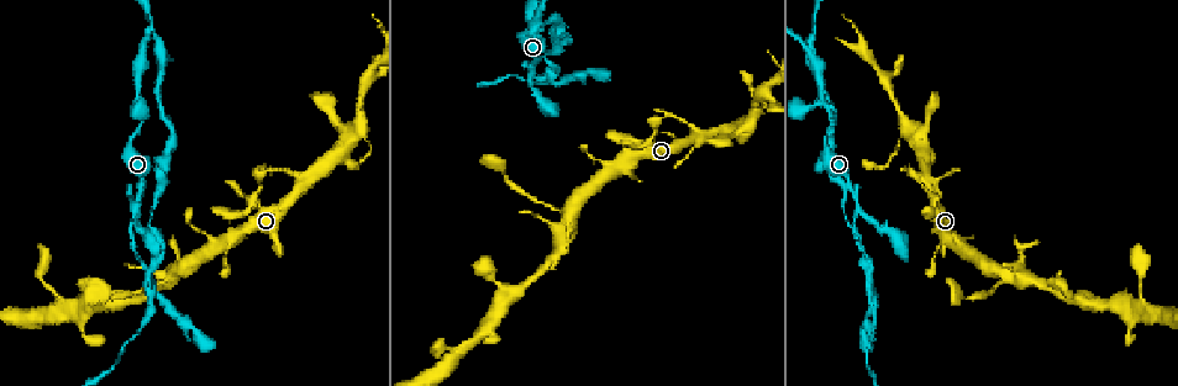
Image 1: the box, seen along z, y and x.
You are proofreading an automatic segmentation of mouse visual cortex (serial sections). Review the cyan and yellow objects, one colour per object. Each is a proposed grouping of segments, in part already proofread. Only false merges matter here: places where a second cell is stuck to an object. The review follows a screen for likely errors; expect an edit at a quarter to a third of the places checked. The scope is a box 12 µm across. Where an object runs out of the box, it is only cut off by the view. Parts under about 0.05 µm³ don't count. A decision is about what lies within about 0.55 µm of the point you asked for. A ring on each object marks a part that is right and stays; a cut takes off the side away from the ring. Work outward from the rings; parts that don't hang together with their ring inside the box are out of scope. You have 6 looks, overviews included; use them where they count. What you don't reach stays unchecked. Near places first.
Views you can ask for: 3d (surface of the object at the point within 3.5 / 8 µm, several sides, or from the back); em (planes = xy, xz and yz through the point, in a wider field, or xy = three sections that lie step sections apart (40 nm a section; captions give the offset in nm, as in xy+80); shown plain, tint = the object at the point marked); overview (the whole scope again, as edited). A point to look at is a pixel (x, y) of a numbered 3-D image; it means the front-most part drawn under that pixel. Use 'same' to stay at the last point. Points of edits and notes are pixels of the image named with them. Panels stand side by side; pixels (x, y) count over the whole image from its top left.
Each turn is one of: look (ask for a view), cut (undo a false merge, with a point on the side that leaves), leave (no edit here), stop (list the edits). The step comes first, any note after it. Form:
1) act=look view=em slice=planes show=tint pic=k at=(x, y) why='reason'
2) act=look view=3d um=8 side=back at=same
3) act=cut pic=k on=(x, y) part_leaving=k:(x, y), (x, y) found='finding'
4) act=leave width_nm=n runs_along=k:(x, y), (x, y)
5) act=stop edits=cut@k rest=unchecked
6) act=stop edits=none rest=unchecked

act=look view=3d um=8 pic=1 at=(362, 131) why='sharp bend'

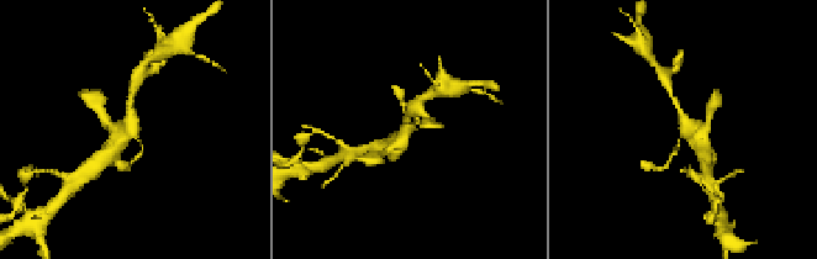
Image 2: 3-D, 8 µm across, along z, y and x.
act=look view=3d um=3.5 pic=2 at=(681, 134)

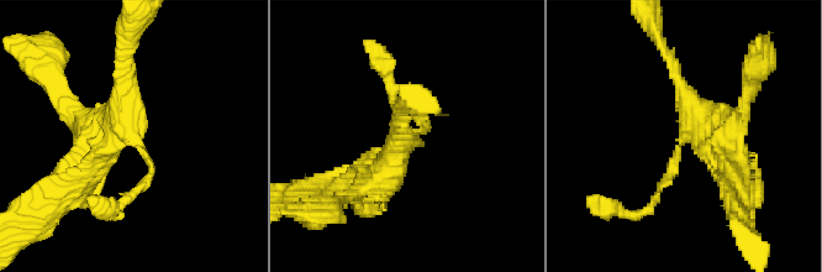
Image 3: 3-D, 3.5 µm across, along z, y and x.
act=look view=em slice=xy step=5 show=tint pic=3 at=(129, 132) why='shape alone is not enough'

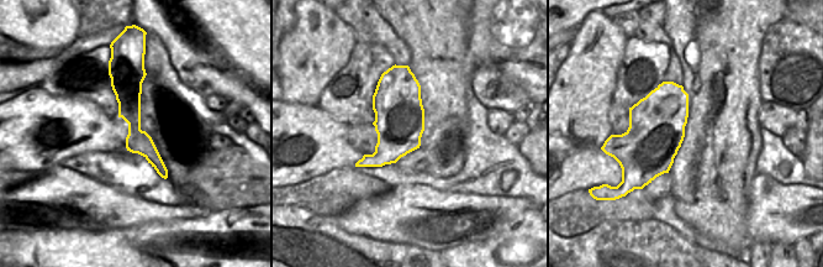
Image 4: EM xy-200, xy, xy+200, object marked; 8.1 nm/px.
act=leave runs_along=3:(368, 184), (428, 127), (410, 111) found='all the same cell'

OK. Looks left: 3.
act=look view=3d um=3.5 pic=1 at=(365, 76) why='thin neck'

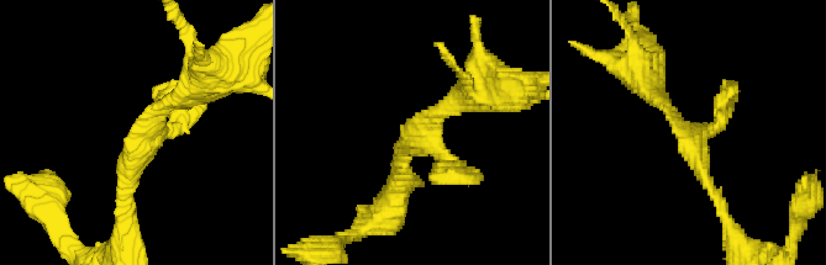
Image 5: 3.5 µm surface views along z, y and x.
act=look view=em slice=xy step=5 show=tint pic=5 at=(418, 140) arms=3 arm_widths_nm=150,200,200

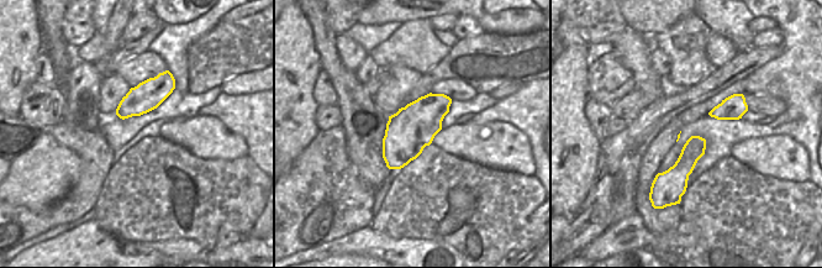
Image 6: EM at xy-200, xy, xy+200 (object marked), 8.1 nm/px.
act=look view=em slice=xy step=1 show=tint at=same

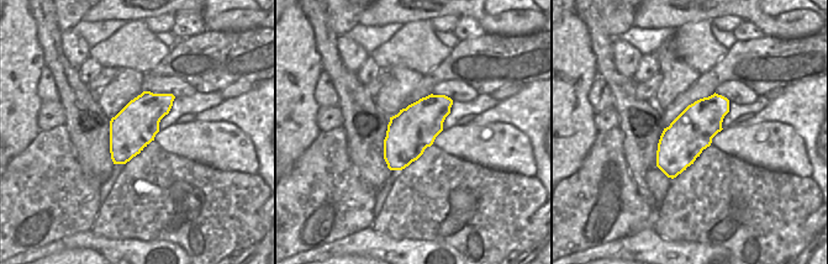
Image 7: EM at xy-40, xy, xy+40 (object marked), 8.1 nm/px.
act=leave runs_along=5:(724, 210), (693, 138), (645, 85) found='continuous, no second cell'

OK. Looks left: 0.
act=stop edits=none rest=unchecked

